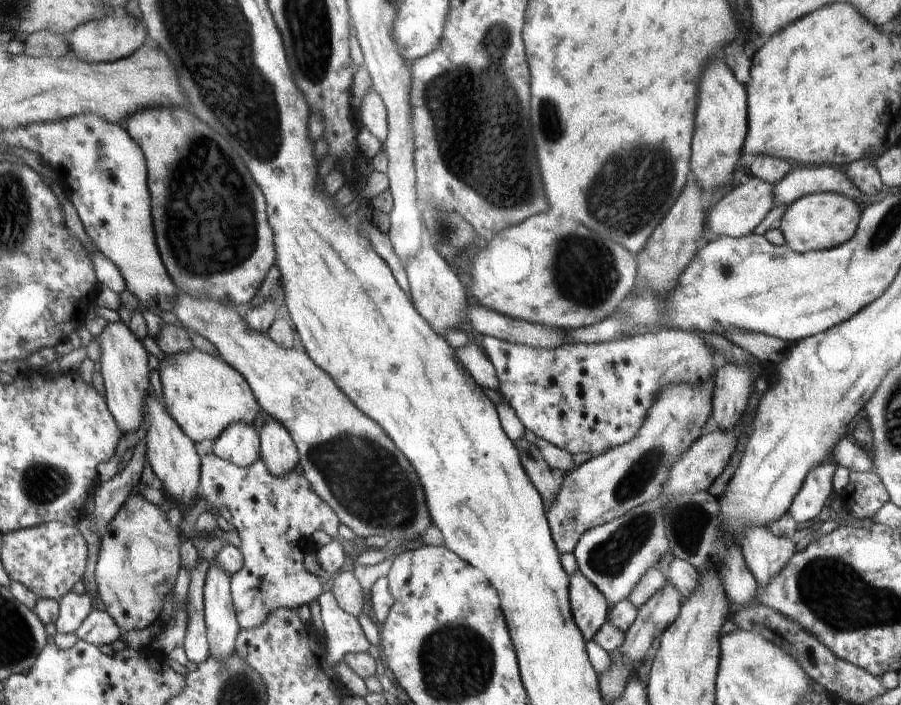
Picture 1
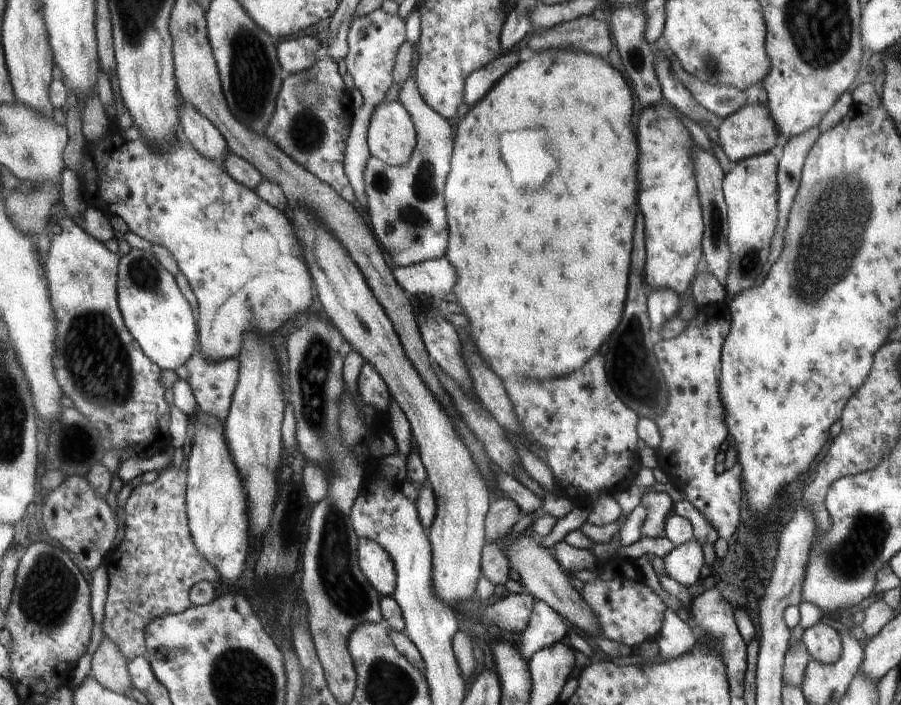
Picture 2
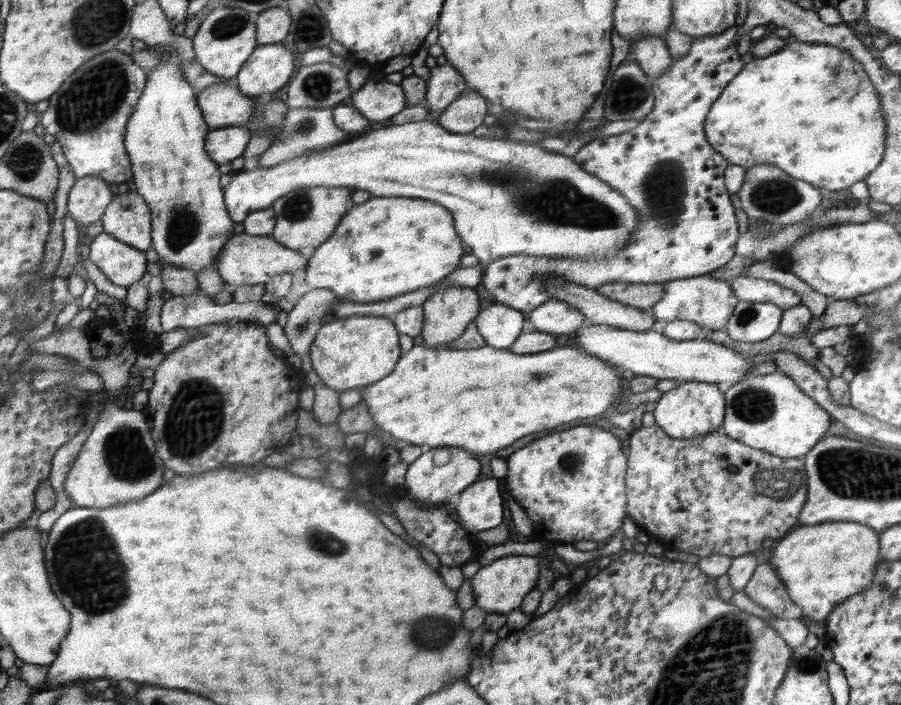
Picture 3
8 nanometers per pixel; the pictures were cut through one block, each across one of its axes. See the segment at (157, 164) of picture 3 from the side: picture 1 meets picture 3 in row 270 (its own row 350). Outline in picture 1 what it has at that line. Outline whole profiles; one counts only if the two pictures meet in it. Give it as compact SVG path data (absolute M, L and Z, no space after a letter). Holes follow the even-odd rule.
M196 349L190 354L166 355L160 367L167 408L195 442L217 441L230 425L253 423L260 403L252 387L228 361Z

